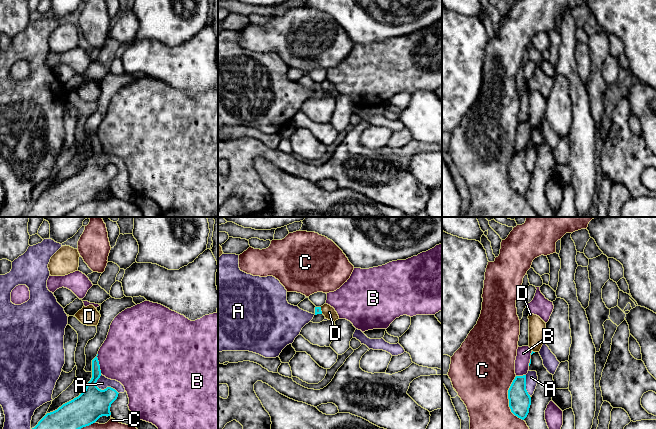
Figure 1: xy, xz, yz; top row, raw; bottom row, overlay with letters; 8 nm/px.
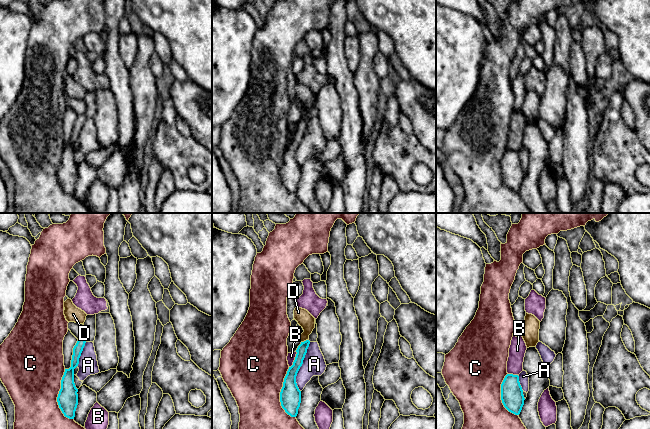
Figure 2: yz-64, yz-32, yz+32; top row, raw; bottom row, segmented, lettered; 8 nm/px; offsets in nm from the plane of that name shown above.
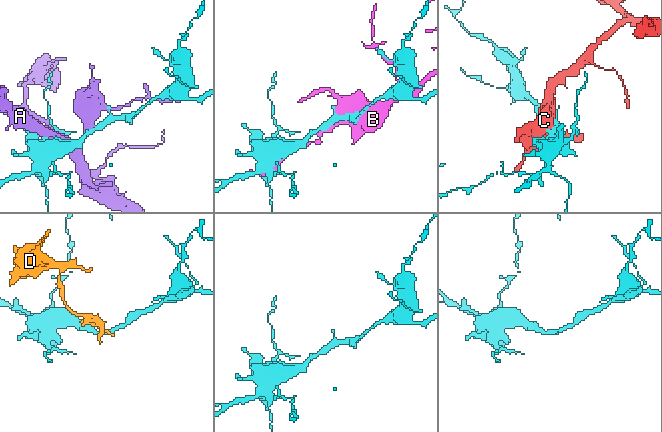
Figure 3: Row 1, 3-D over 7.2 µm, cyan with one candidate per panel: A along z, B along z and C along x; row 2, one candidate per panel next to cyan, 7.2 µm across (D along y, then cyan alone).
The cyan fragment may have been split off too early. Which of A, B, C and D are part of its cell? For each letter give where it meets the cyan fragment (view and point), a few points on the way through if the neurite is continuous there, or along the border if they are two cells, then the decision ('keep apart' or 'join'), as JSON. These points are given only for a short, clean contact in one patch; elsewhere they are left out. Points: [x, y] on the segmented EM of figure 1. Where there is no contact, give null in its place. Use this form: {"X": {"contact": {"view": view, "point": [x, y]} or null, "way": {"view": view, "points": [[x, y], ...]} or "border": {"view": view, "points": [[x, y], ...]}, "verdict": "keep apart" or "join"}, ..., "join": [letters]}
{"A": {"contact": {"view": "xy", "point": [102, 390]}, "verdict": "keep apart"}, "B": {"contact": {"view": "xy", "point": [98, 364]}, "verdict": "keep apart"}, "C": {"contact": {"view": "yz", "point": [509, 400]}, "verdict": "keep apart"}, "D": {"contact": {"view": "xz", "point": [320, 310]}, "verdict": "keep apart"}, "join": []}

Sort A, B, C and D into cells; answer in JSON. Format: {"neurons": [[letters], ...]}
{"neurons": [["A"], ["B"], ["C"], ["D"]]}

